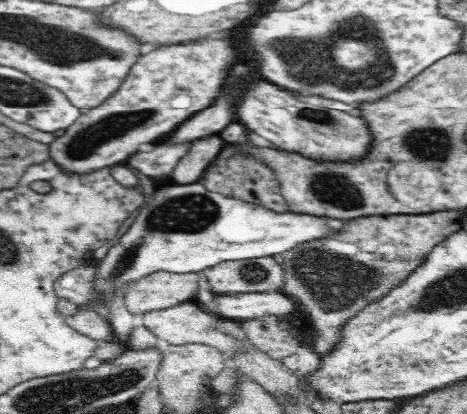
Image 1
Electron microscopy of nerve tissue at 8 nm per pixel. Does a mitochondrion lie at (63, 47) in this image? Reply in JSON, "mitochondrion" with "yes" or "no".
{"mitochondrion":"yes"}

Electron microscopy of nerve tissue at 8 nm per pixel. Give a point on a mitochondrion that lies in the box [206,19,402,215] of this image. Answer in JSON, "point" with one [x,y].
{"point":[331,119]}

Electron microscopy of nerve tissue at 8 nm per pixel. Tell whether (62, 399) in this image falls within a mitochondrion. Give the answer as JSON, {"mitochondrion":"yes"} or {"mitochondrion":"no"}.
{"mitochondrion":"yes"}

